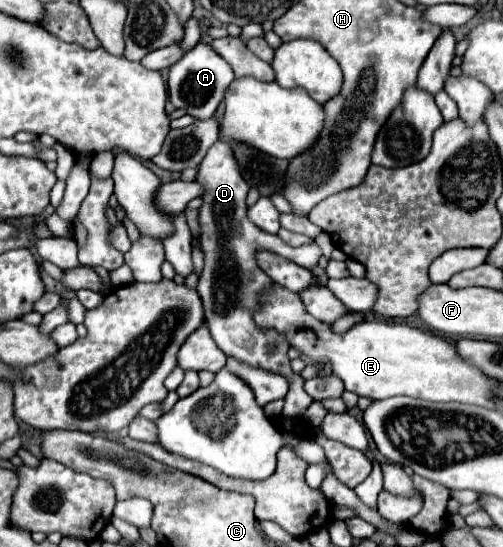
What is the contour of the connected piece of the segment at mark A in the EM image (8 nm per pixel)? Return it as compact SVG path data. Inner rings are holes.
M199 42L179 62L169 68L169 100L175 108L187 110L193 118L211 118L225 96L227 86L233 82L231 66L213 50L211 44Z

